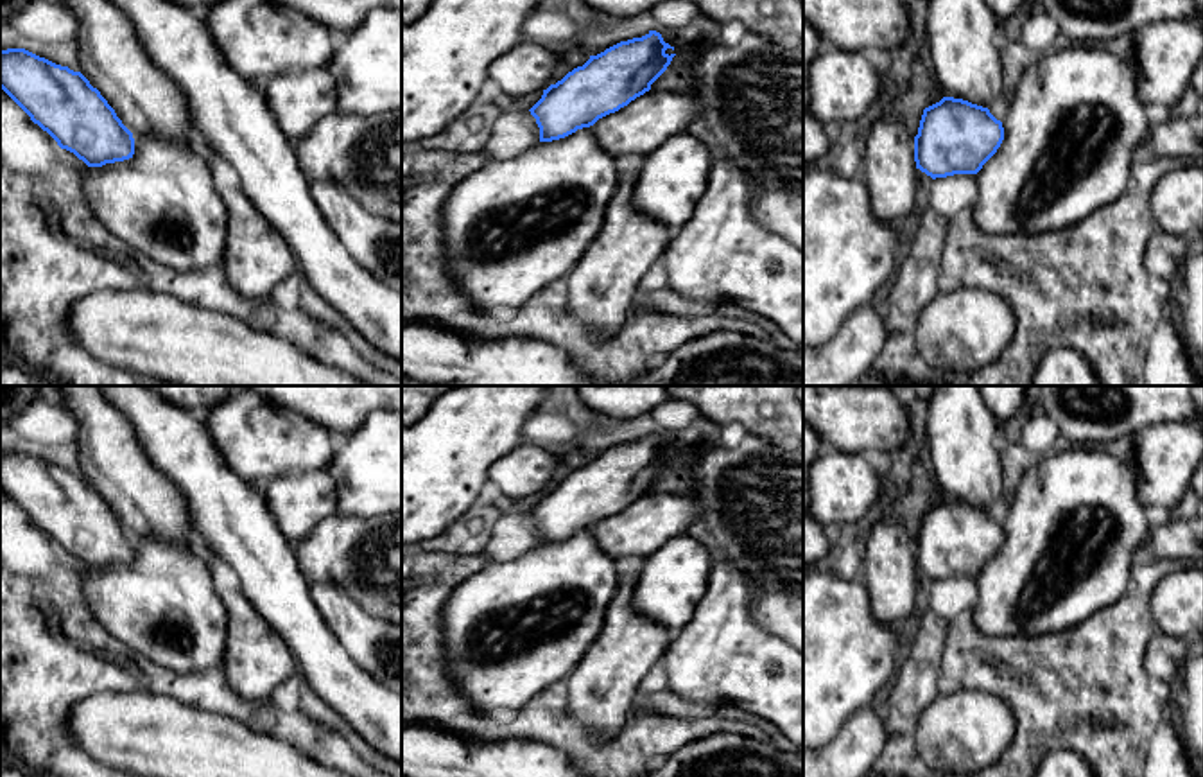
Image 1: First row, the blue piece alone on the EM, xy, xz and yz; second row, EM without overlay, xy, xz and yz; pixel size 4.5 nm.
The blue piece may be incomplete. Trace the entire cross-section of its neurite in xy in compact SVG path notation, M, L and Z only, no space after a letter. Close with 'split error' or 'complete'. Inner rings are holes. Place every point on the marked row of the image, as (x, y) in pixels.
M7 48L0 50L0 88L88 167L133 158L133 133L81 72L25 48Z; complete

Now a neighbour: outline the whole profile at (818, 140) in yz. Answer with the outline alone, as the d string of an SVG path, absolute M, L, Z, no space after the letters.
M803 111L803 169L816 165L835 151L834 129L821 124L814 113Z

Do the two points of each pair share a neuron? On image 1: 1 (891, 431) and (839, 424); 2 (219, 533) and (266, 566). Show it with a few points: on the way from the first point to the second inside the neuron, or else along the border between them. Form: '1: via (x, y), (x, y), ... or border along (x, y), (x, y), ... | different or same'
1: via (879, 424), (852, 424) | same
2: via (230, 533), (255, 555) | same

